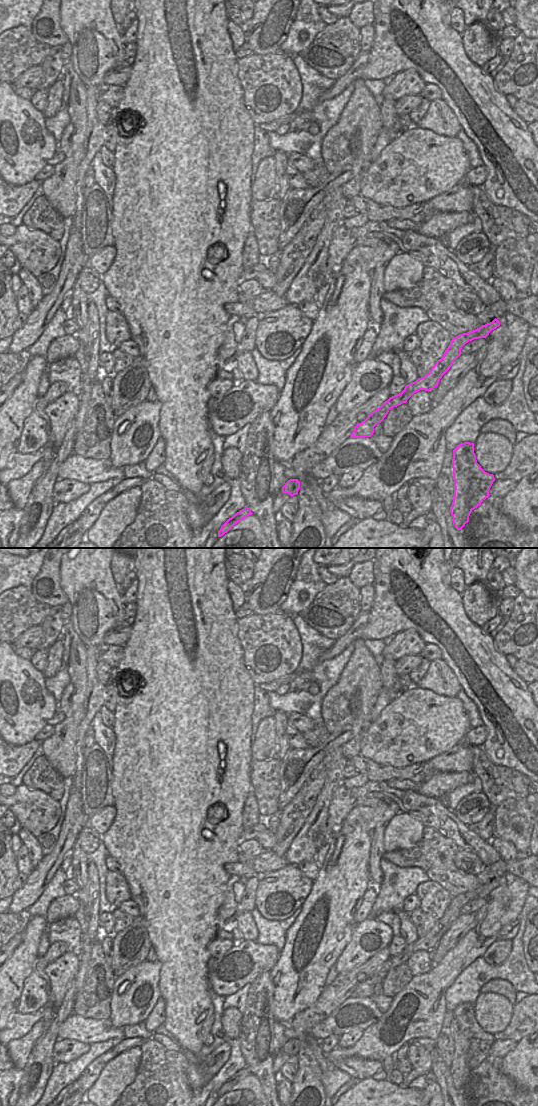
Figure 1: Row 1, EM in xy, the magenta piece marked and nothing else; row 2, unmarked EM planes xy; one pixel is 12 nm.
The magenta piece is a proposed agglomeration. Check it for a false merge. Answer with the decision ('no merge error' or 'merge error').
merge error

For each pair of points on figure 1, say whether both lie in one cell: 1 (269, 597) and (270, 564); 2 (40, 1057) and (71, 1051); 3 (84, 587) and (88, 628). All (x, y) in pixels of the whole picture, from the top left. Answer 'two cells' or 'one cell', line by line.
1: one cell
2: two cells
3: one cell

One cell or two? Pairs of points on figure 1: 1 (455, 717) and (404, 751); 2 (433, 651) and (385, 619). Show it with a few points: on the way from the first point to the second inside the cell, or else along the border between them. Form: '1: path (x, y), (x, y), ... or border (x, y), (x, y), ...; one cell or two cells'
1: path (442, 721), (431, 724), (417, 738); one cell
2: border (427, 642), (431, 642), (439, 648), (442, 658); two cells

